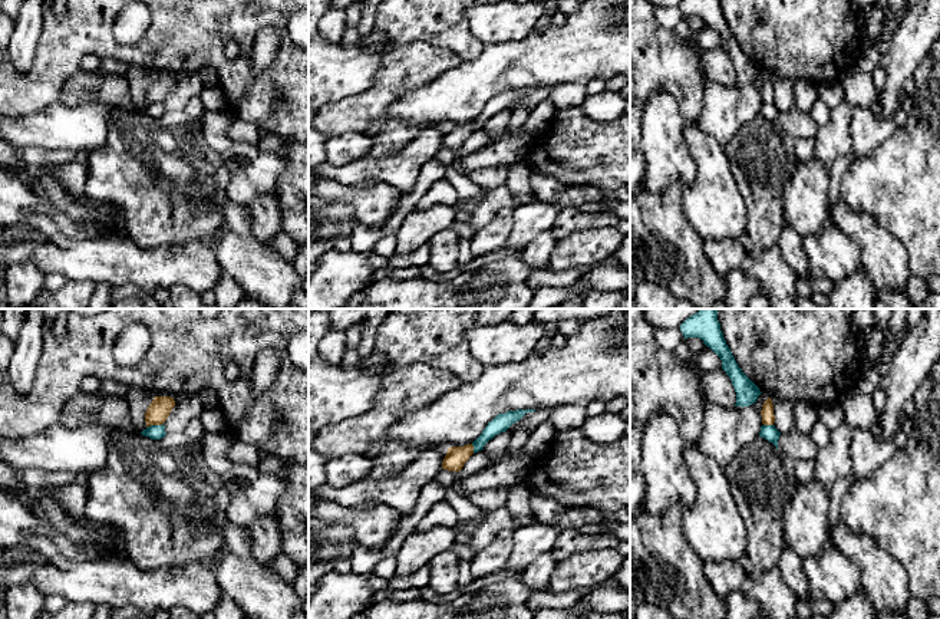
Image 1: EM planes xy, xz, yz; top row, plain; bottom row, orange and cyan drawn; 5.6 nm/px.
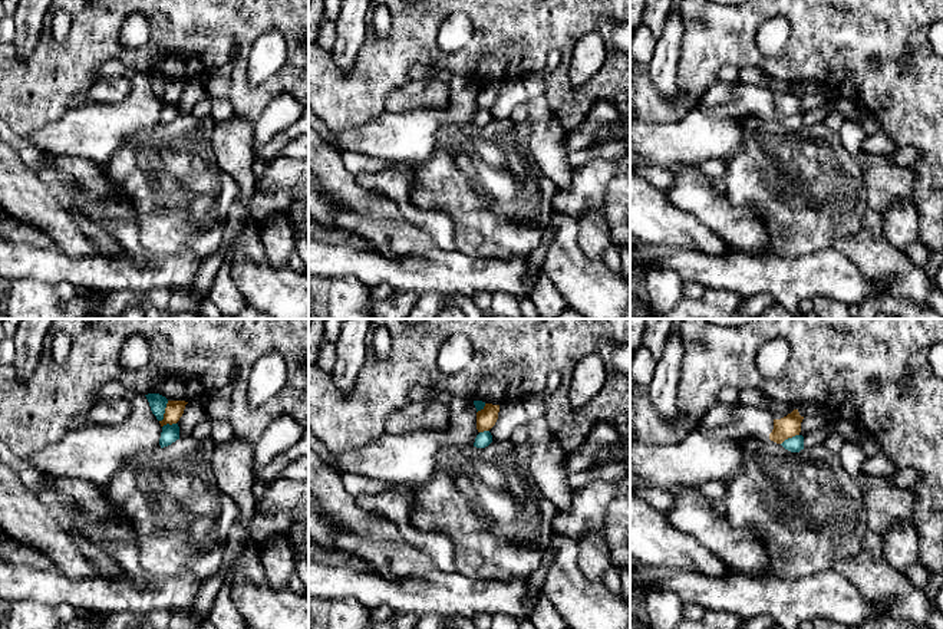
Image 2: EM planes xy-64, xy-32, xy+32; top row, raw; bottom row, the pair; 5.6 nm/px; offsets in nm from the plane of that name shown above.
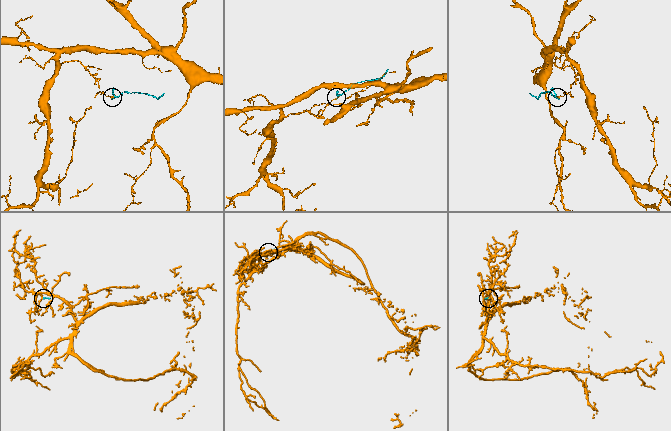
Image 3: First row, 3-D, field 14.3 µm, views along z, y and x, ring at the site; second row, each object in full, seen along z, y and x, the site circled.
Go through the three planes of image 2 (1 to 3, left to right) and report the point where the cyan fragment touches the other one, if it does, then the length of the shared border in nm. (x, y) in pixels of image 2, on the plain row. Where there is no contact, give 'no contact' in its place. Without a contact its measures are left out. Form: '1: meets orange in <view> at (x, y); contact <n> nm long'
1: meets orange in xy-64 at (165, 89); contact 130 nm long
2: meets orange in xy-32 at (484, 108); contact 60 nm long
3: meets orange in xy+32 at (790, 115); contact 120 nm long

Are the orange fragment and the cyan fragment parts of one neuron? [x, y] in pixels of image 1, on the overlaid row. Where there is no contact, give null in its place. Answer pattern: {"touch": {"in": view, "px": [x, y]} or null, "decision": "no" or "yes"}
{"touch": {"in": "xy", "px": [155, 424]}, "decision": "no"}

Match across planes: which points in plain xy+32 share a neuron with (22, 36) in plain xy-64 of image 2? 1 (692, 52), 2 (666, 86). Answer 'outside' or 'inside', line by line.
1: outside
2: inside

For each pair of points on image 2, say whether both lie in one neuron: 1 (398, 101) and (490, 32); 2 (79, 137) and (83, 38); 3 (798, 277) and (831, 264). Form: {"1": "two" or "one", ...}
{"1": "two", "2": "two", "3": "one"}

